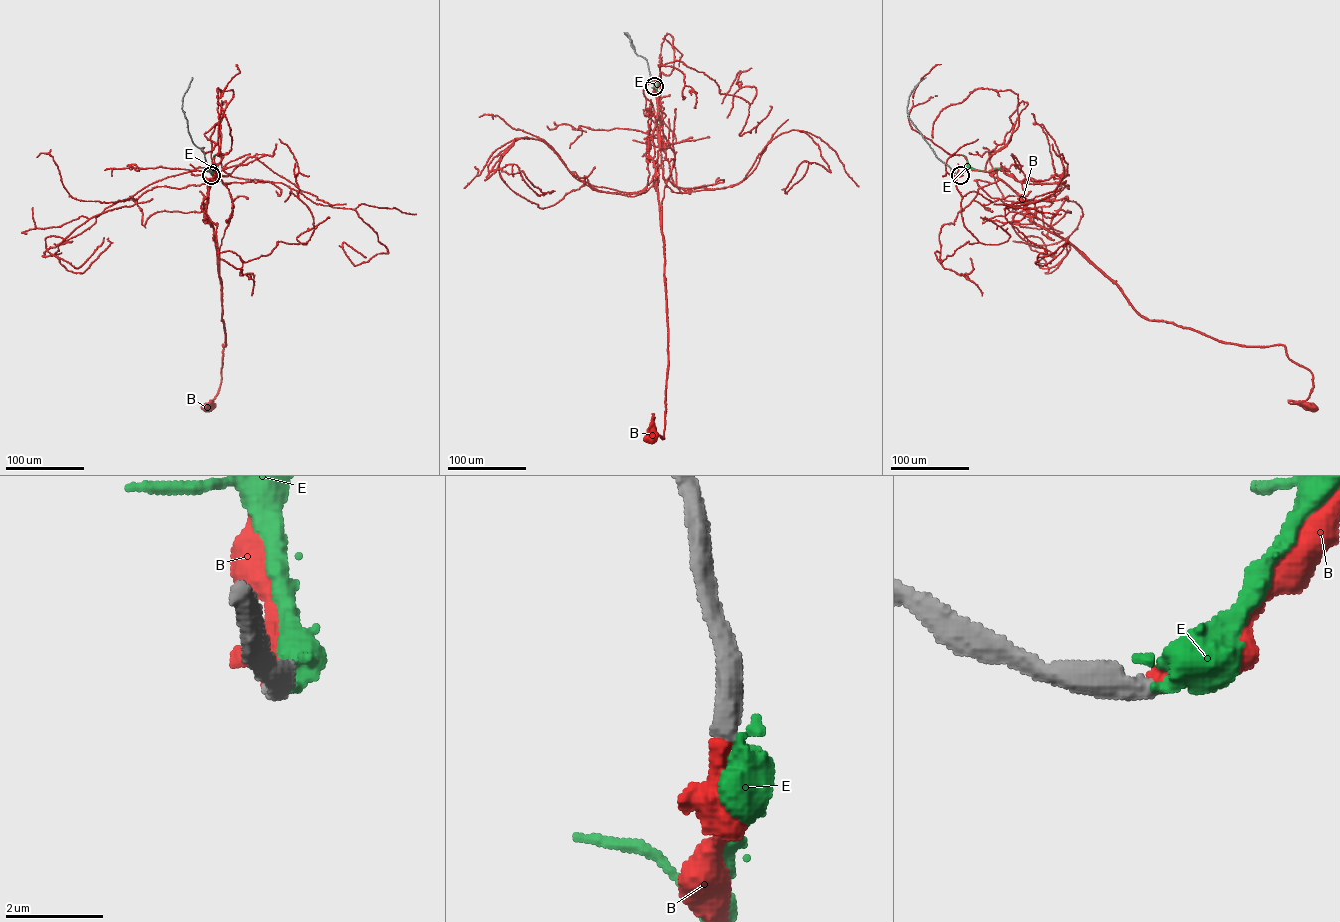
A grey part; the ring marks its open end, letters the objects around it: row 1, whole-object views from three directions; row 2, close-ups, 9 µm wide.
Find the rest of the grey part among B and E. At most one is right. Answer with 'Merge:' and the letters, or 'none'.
Merge: B

